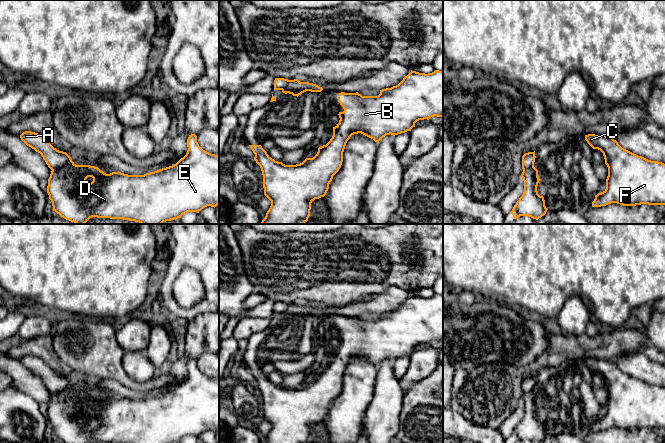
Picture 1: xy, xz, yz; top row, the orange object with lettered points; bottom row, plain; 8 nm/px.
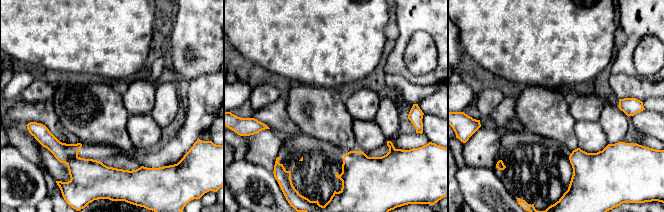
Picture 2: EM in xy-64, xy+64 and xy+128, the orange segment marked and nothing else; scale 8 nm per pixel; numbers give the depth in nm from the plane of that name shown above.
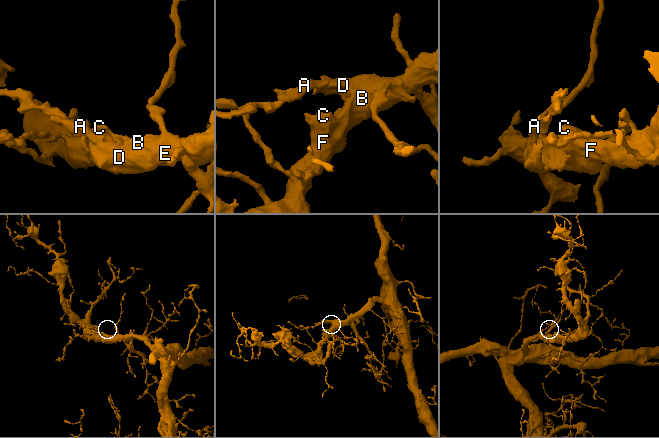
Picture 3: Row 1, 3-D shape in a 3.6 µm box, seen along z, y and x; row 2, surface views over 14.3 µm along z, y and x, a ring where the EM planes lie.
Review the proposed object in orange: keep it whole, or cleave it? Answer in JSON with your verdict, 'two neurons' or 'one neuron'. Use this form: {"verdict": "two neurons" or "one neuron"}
{"verdict": "two neurons"}

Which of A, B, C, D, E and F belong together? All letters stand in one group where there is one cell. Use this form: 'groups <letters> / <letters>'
groups A / B C D E F

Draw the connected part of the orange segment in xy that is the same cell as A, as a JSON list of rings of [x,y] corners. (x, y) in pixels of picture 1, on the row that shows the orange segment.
[[[25,131],[20,135],[20,138],[27,146],[41,154],[52,171],[74,164],[71,157],[66,152],[54,148],[38,133]]]

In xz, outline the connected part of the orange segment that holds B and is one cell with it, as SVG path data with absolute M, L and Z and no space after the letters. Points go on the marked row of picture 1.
M435 70L428 74L411 71L398 85L380 90L378 96L362 96L358 92L341 92L338 95L338 102L344 109L338 114L339 123L333 127L333 136L330 141L319 147L313 158L306 158L300 164L285 165L272 159L261 145L249 145L255 154L254 160L262 171L264 195L271 201L271 206L260 224L304 224L307 222L310 216L311 203L326 195L333 176L341 168L343 152L352 135L361 133L375 142L379 142L386 135L395 136L411 131L419 120L429 120L434 116L443 117L443 71Z

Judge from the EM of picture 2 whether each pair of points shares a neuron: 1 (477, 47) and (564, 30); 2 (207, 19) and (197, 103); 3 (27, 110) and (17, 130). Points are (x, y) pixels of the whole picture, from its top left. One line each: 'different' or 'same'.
1: same
2: different
3: different

